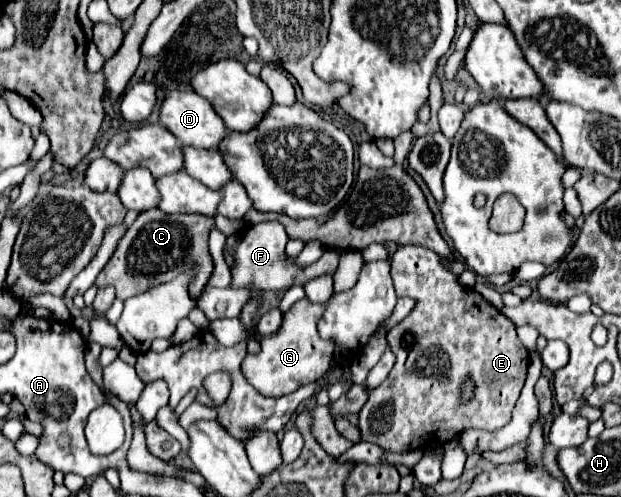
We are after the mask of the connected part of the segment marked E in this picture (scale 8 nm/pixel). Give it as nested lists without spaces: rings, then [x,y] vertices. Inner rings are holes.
[[[399,246],[391,256],[391,276],[397,296],[411,296],[417,300],[413,312],[387,332],[389,348],[395,354],[395,366],[387,380],[379,384],[367,398],[359,412],[361,442],[377,444],[385,452],[407,450],[431,450],[449,442],[465,428],[499,430],[511,420],[513,406],[521,394],[527,378],[527,348],[519,342],[515,324],[509,322],[497,308],[483,300],[473,288],[461,286],[457,276],[439,264],[439,256],[421,246]],[[473,378],[477,388],[475,396],[467,404],[459,404],[461,380]]]

